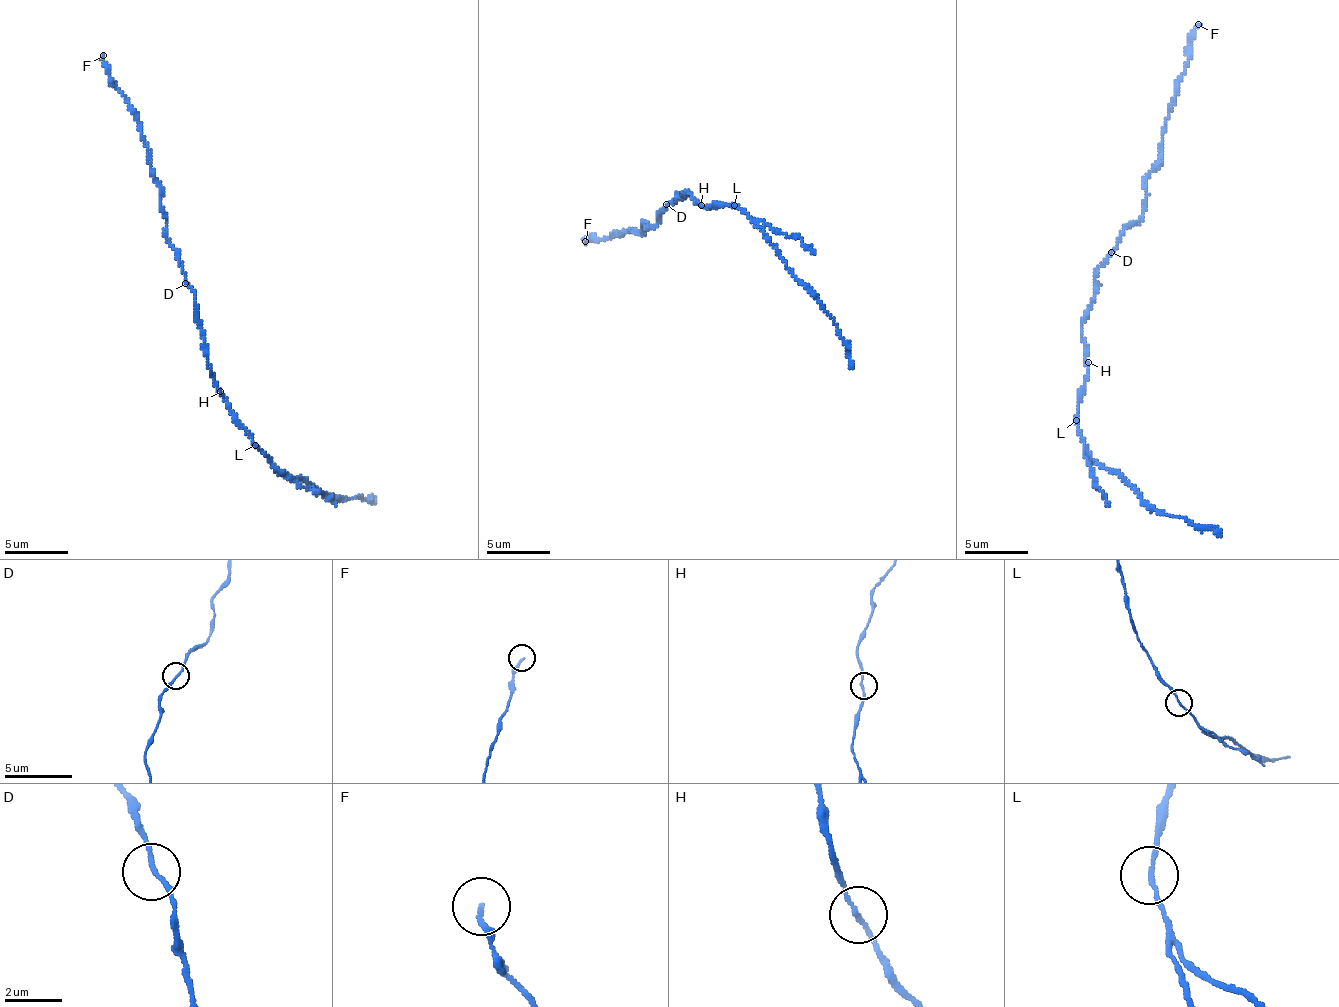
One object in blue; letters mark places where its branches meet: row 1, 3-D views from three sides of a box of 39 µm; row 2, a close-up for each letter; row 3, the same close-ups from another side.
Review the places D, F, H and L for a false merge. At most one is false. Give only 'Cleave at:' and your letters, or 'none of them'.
Cleave at: L

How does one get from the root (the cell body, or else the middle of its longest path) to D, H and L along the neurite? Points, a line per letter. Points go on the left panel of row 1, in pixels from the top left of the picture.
D: (204, 348), (204, 338), (198, 327), (195, 295), (185, 283)
H: (204, 348), (214, 386), (220, 391)
L: (204, 348), (217, 392), (223, 398), (230, 414), (255, 444)

